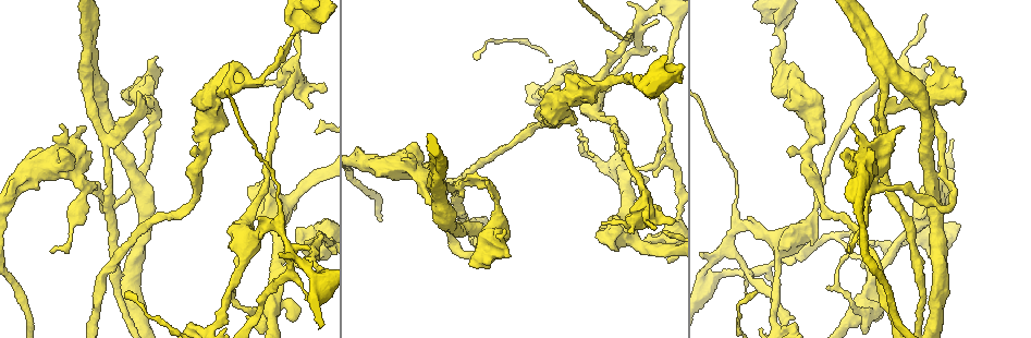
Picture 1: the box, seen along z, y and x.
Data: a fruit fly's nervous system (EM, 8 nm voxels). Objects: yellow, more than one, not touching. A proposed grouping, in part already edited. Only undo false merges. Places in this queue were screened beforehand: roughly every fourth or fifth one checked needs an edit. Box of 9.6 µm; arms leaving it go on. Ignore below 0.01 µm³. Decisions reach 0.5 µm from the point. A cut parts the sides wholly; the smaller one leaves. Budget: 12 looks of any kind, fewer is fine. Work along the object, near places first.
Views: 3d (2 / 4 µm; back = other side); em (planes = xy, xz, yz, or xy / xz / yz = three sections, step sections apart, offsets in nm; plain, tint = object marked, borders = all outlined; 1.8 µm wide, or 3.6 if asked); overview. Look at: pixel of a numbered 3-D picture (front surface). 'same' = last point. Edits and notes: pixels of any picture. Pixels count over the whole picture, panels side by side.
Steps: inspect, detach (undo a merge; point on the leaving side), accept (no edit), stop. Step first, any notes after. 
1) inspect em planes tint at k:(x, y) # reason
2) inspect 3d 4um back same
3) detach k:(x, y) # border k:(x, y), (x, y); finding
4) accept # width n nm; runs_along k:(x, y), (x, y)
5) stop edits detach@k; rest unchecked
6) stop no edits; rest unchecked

inspect em yz step 4 tint at 1:(565, 94) # two arms at a narrow angle

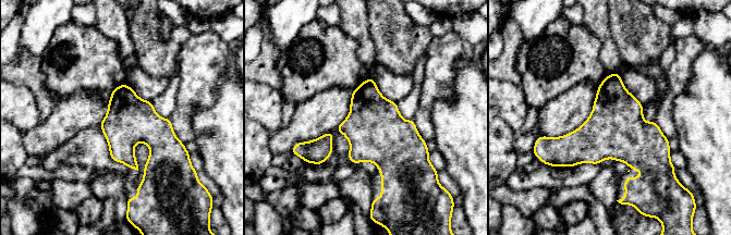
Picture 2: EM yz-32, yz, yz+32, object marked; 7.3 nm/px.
accept # continuous, no second neuron

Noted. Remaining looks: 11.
inspect em xy step 8 tint at 1:(289, 249) # arms part here

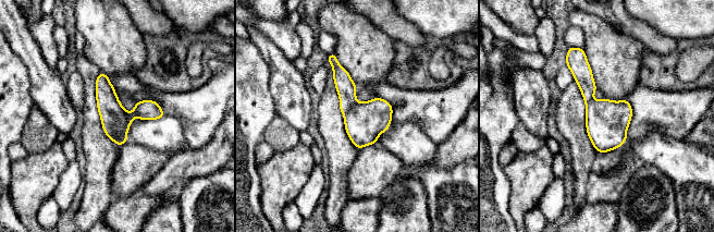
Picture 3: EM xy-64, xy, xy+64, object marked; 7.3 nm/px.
detach 3:(147, 109) # border 3:(122, 108), (127, 130); a second neuron is stuck on

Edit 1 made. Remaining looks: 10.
inspect 3d 4um at 1:(405, 166) # abrupt turn

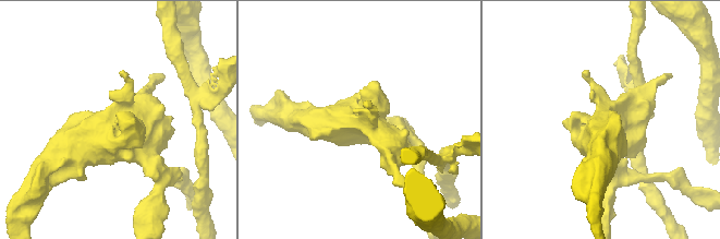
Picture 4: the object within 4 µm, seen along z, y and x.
inspect em xz step 8 tint at 4:(113, 125) # need the tissue

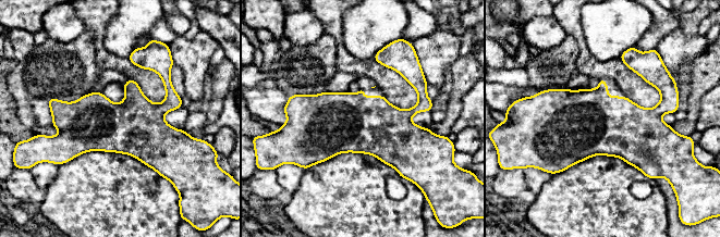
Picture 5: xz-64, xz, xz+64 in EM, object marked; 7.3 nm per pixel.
inspect em xy step 8 tint same # cut it another way

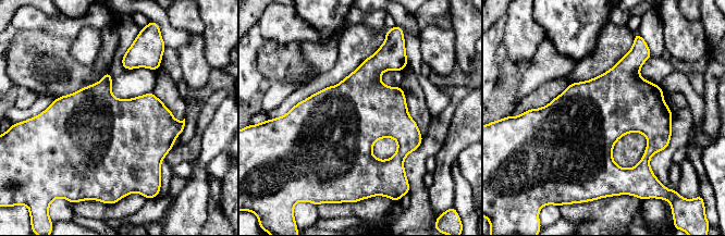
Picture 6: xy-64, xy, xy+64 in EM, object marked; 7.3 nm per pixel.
accept # one neuron here

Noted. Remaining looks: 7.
inspect em planes tint at 1:(307, 17) # sudden change in width

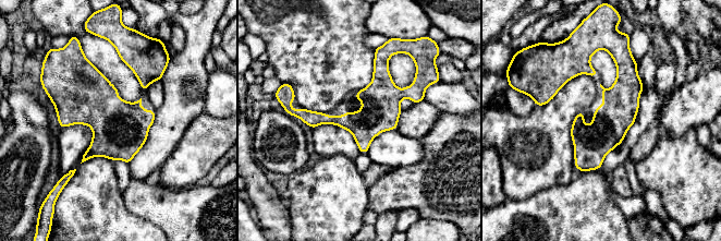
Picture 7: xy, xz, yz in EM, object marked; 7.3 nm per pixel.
accept # width 280 nm; runs_along 7:(615, 56), (623, 98), (583, 168); continuous, no second neuron

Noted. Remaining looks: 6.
inspect em planes tint at 1:(299, 77) # four or more arms meet

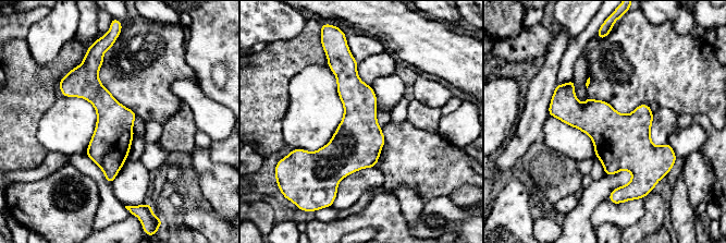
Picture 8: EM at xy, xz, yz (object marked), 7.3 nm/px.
accept # width 300 nm; runs_along 8:(95, 61), (110, 179); continuous, no second neuron

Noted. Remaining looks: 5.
stop edits detach@3; rest unchecked

